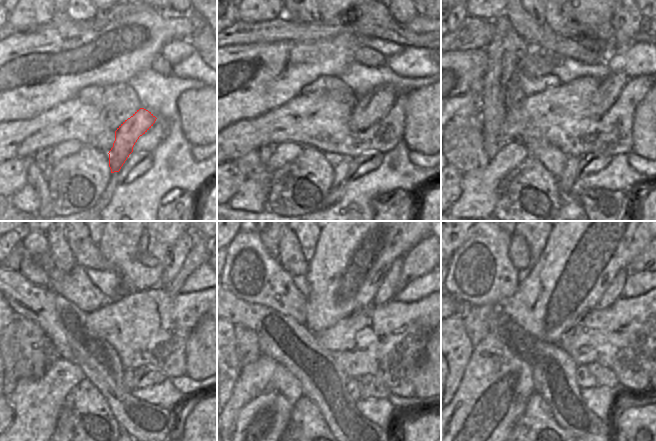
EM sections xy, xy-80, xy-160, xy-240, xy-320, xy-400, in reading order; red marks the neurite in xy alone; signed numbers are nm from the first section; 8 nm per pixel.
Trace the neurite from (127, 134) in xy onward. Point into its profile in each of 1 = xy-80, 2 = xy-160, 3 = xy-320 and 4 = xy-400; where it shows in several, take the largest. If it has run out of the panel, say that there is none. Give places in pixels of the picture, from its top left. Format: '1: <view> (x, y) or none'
1: xy-80 (370, 108)
2: xy-160 (607, 93)
3: xy-320 (420, 252)
4: xy-400 (644, 258)

